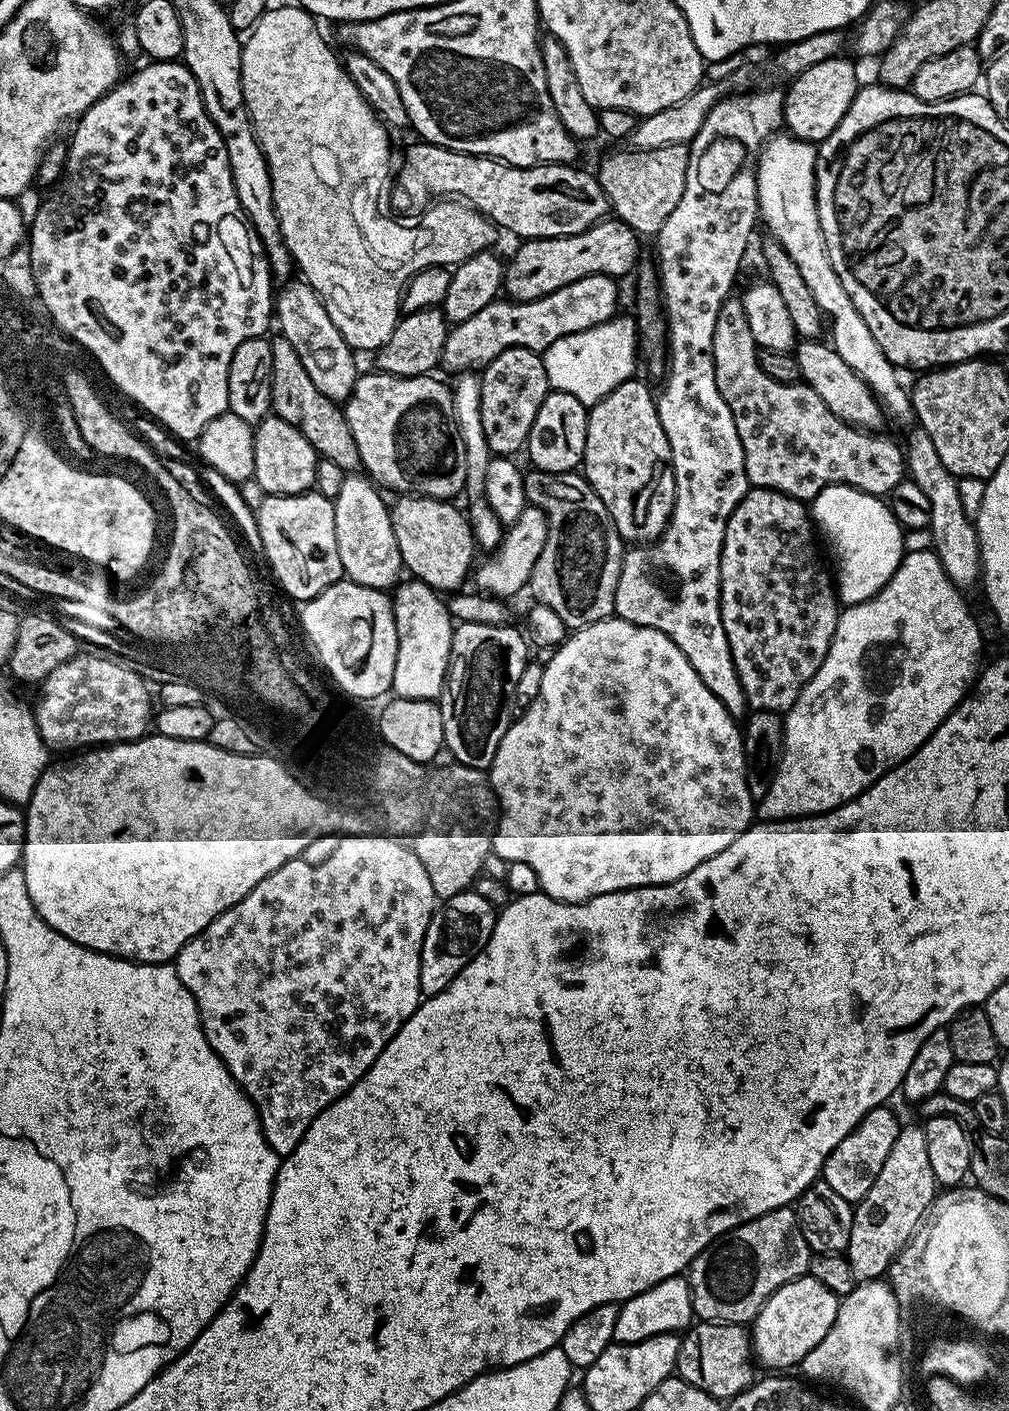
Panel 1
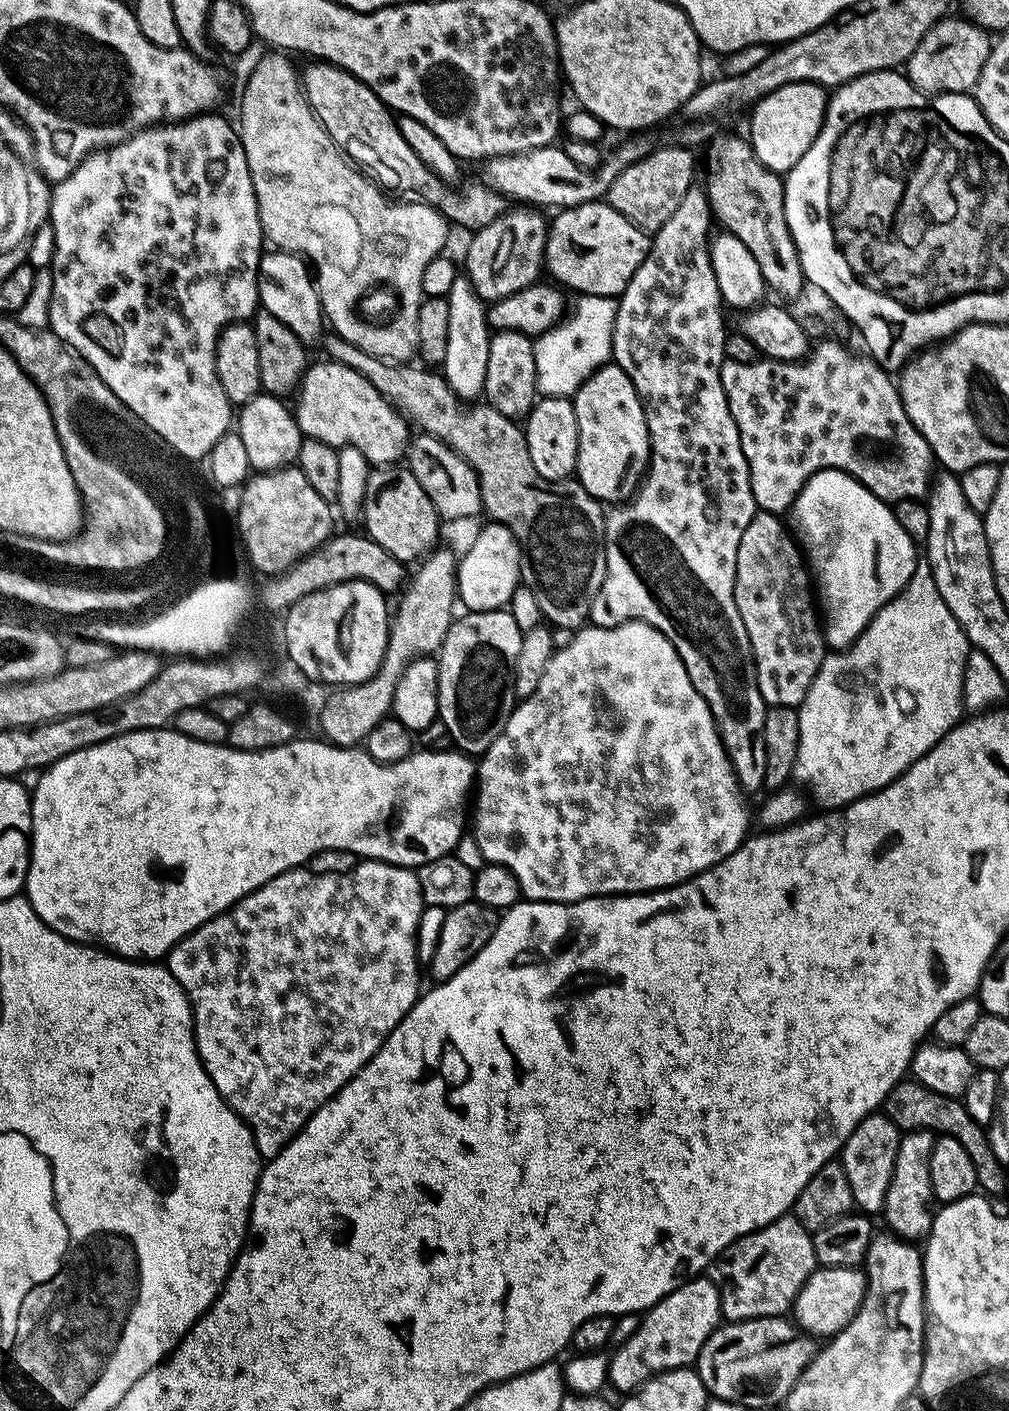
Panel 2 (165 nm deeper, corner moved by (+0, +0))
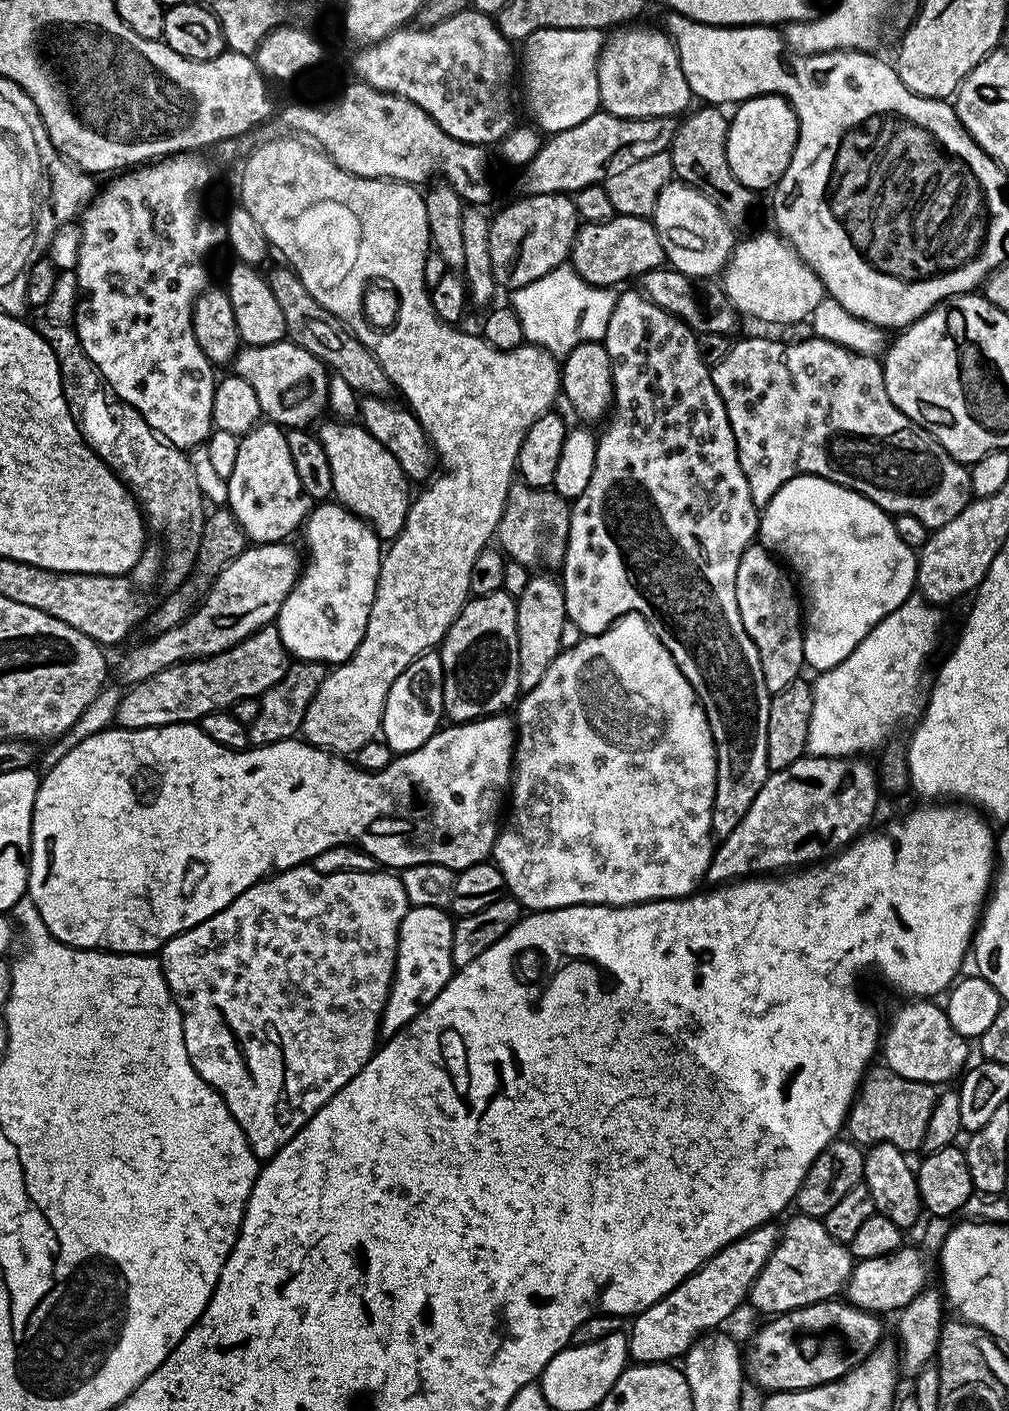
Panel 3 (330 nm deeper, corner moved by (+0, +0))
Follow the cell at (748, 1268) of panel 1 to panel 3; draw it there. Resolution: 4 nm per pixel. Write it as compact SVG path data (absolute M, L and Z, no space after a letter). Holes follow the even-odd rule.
M793 1215L784 1228L782 1224L776 1249L752 1283L750 1304L760 1312L779 1314L839 1297L852 1272L854 1257L849 1245L830 1238L823 1219Z

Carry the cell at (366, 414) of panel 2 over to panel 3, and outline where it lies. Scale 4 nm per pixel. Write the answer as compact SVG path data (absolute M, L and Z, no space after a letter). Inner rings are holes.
M287 338L266 346L250 344L241 347L236 353L234 372L250 382L254 395L258 397L261 413L285 430L307 429L312 426L308 424L315 425L328 408L329 370L314 354L302 350L302 346Z

